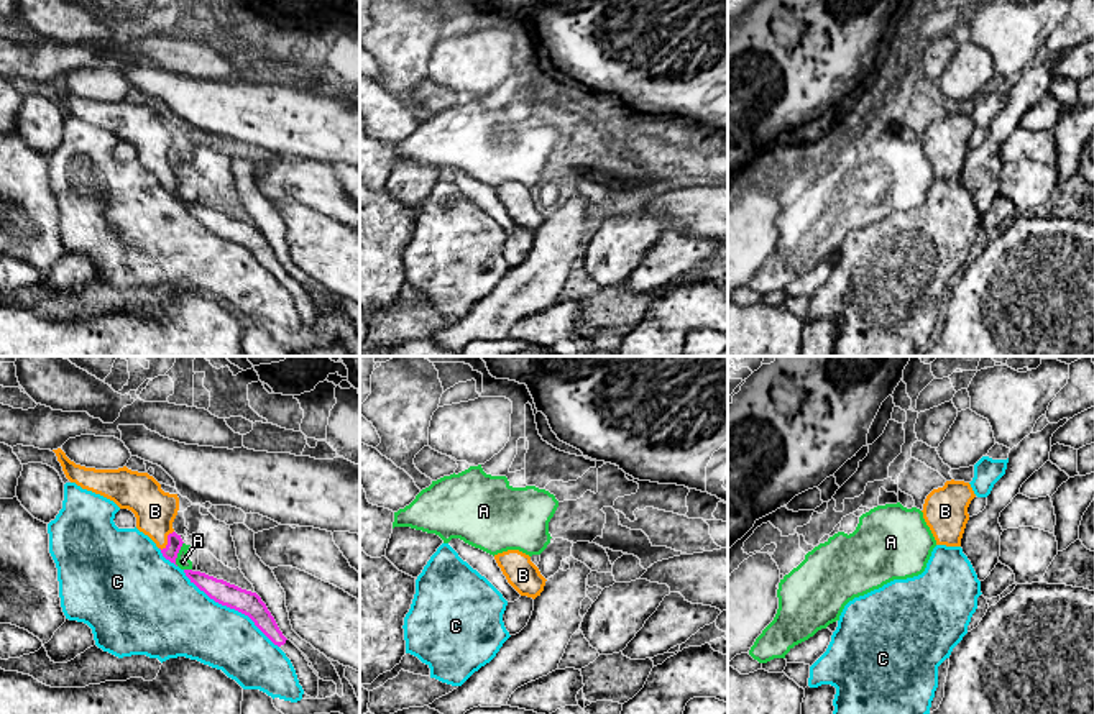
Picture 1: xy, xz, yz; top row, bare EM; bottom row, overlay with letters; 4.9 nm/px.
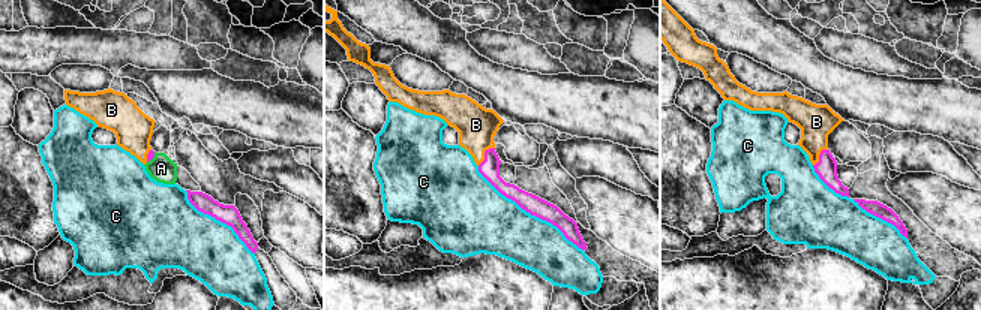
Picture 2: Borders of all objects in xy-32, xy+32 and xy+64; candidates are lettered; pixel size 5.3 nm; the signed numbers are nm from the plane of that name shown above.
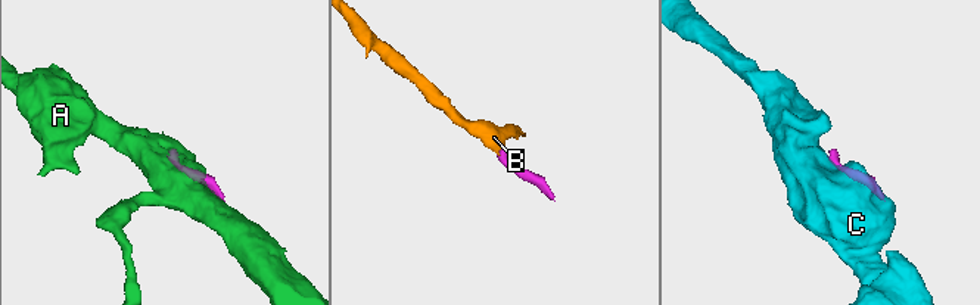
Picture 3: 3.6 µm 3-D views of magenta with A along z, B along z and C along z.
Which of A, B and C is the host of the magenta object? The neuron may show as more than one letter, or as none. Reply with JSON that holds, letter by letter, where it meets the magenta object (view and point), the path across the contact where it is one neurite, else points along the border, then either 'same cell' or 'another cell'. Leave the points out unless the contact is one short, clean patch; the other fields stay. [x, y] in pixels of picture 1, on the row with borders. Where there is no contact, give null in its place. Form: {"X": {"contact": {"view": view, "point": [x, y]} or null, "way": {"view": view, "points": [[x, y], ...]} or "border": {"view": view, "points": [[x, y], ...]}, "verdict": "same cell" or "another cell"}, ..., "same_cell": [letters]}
{"A": {"contact": {"view": "xy", "point": [178, 552]}, "border": {"view": "xy", "points": [[183, 542], [176, 565]]}, "verdict": "another cell"}, "B": {"contact": {"view": "xy", "point": [168, 540]}, "way": {"view": "xy", "points": [[174, 542], [168, 540], [158, 527], [155, 511]]}, "verdict": "same cell"}, "C": {"contact": {"view": "xy", "point": [230, 608]}, "verdict": "another cell"}, "same_cell": ["B"]}

